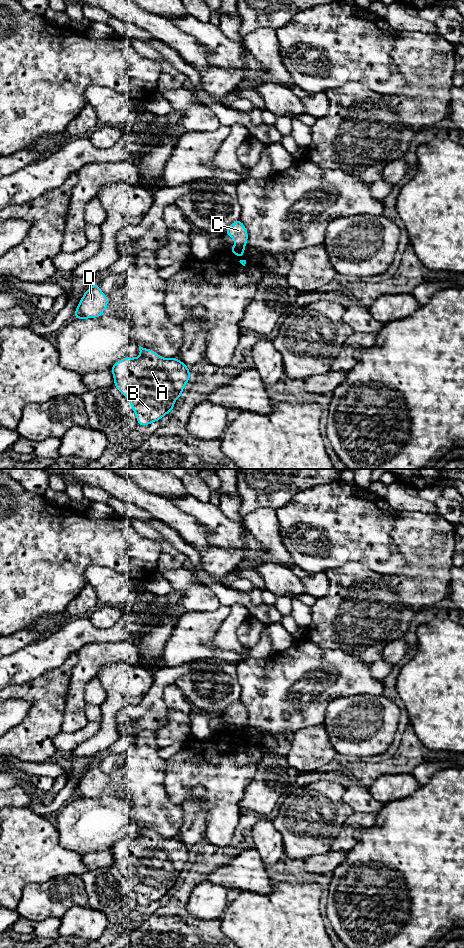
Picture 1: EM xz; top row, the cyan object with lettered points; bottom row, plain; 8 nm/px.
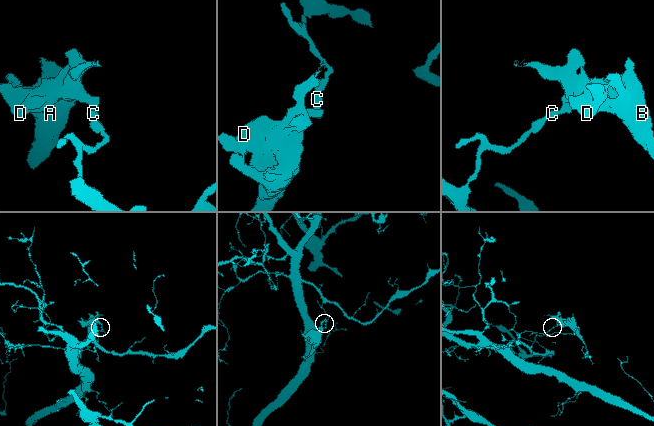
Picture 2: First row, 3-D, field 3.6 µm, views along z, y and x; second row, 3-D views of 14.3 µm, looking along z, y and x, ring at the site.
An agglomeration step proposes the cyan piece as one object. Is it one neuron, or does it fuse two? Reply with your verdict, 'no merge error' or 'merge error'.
merge error

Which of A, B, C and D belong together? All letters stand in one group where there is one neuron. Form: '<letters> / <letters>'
A B D / C

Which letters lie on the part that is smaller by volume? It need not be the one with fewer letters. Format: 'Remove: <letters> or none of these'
Remove: A, B, D

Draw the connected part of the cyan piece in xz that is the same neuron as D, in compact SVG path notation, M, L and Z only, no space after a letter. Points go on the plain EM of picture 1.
M93 764L87 769L76 787L74 799L98 798L108 786L108 777Z

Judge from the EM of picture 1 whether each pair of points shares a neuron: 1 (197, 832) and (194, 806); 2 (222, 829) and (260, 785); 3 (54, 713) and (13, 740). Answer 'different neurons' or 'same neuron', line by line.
1: same neuron
2: different neurons
3: same neuron

